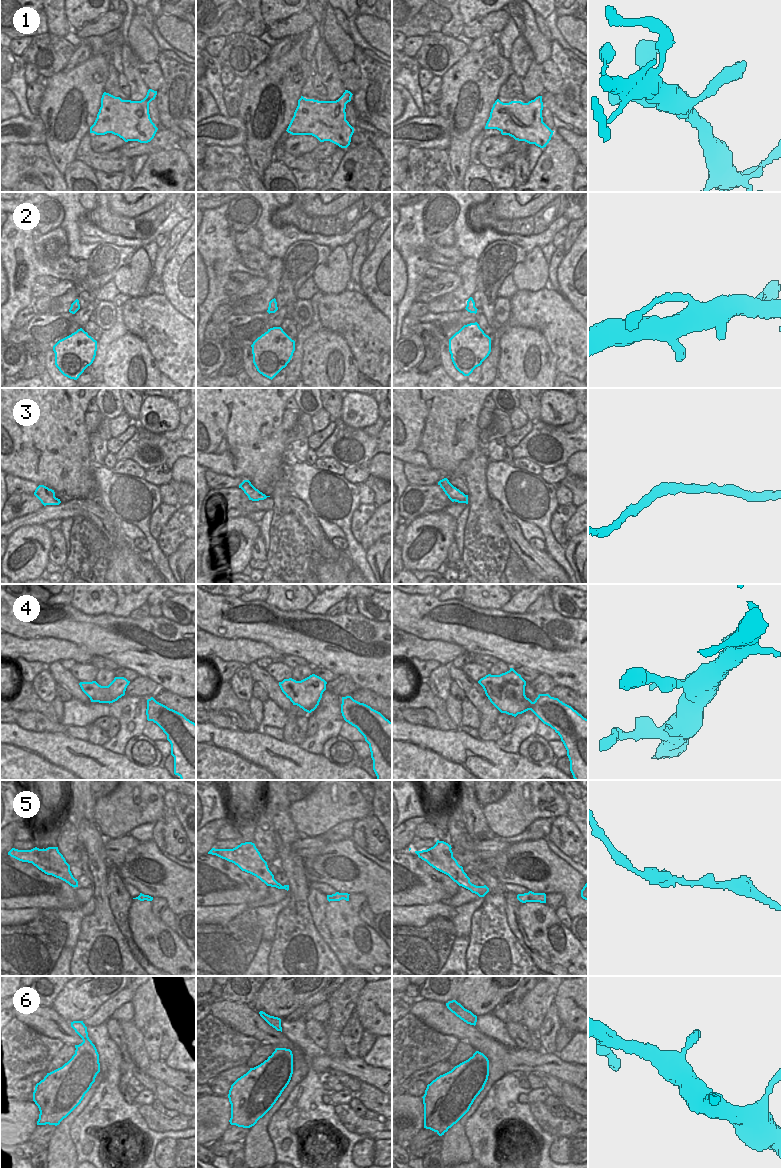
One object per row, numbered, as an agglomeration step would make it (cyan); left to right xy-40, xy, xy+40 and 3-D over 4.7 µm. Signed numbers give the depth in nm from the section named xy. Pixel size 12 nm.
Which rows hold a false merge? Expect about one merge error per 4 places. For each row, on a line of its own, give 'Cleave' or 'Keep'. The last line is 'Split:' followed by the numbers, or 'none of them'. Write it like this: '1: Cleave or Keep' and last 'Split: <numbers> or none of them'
1: Keep
2: Keep
3: Keep
4: Keep
5: Keep
6: Keep
Split: none of them

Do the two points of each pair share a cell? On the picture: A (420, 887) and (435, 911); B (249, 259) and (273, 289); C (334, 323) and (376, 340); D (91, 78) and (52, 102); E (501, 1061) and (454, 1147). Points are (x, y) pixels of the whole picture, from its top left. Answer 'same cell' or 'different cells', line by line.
A: different cells
B: different cells
C: same cell
D: same cell
E: same cell

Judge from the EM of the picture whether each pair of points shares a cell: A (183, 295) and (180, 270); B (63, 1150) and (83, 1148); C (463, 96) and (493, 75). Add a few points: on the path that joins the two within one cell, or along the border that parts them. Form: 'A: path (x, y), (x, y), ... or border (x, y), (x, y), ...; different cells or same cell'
A: path (183, 289), (183, 276); same cell
B: border (70, 1126), (70, 1138), (75, 1147), (77, 1157); different cells
C: path (470, 89), (486, 75); same cell

